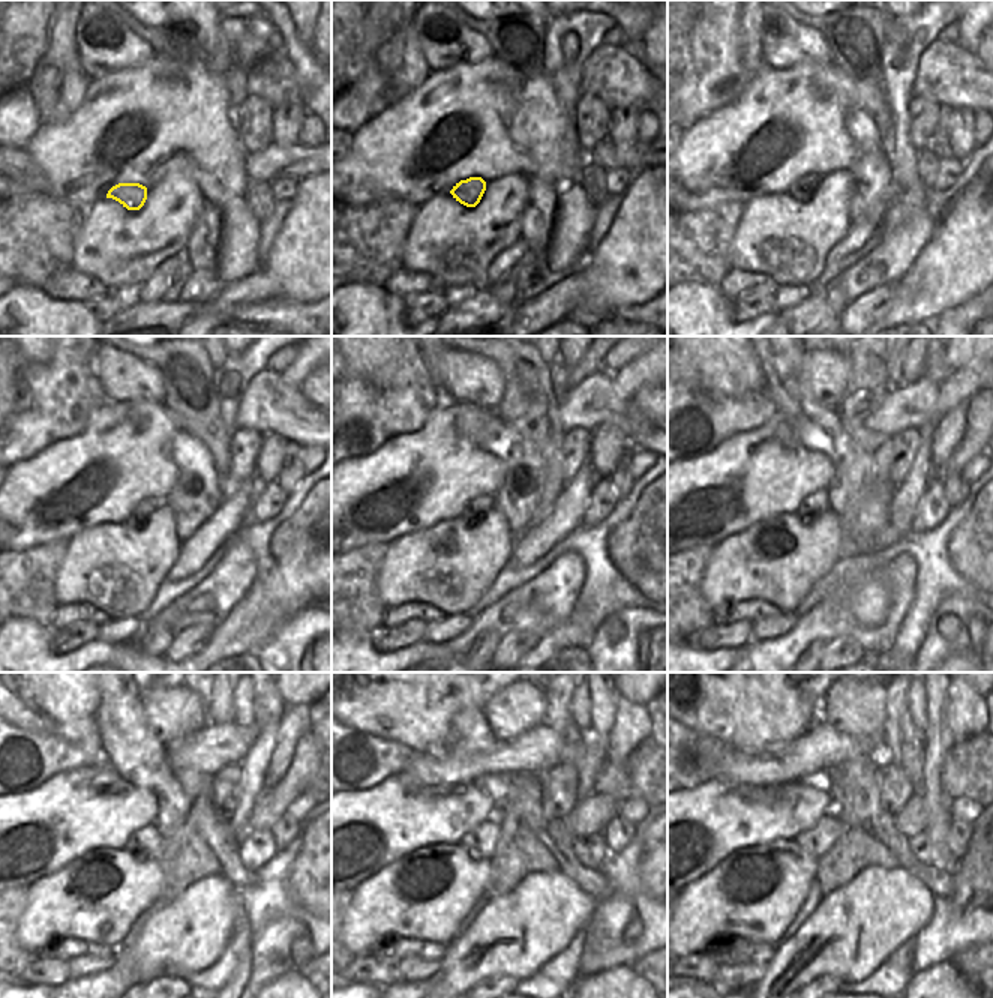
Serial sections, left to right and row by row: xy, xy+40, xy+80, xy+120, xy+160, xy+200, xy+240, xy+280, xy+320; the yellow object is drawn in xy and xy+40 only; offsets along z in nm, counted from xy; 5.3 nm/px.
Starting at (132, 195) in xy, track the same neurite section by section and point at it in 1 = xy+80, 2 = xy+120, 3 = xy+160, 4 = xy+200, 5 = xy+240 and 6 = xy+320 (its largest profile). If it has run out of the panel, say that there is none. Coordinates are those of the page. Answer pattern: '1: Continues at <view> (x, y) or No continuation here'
1: Continues at xy+80 (806, 188)
2: Continues at xy+120 (138, 518)
3: Continues at xy+160 (482, 505)
4: Continues at xy+200 (816, 503)
5: Continues at xy+240 (146, 842)
6: Continues at xy+320 (816, 841)

